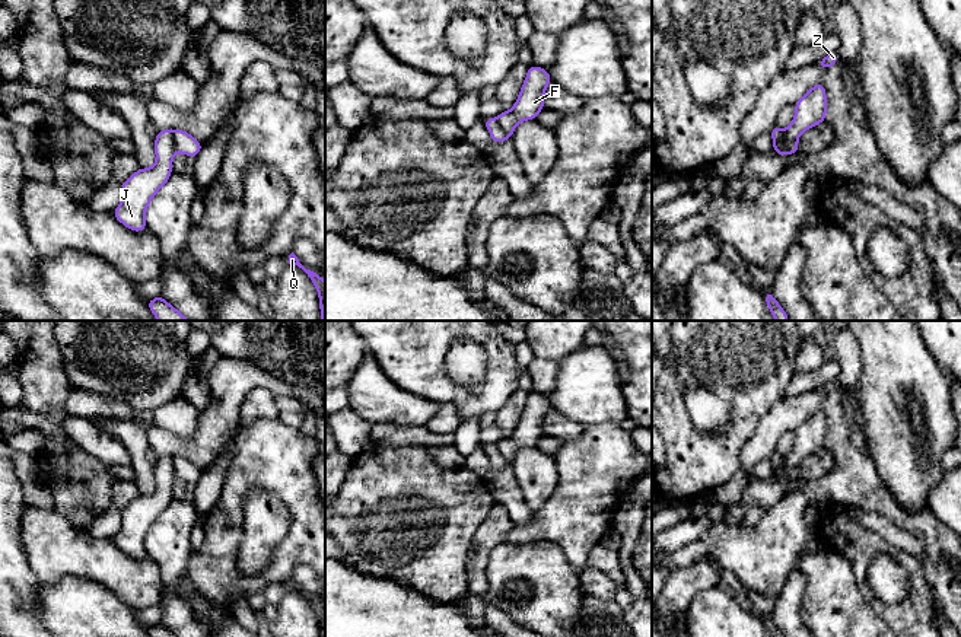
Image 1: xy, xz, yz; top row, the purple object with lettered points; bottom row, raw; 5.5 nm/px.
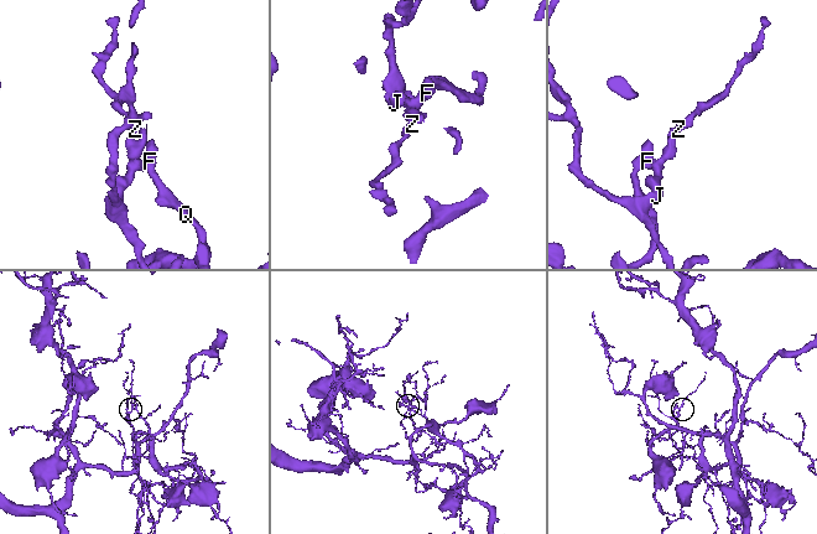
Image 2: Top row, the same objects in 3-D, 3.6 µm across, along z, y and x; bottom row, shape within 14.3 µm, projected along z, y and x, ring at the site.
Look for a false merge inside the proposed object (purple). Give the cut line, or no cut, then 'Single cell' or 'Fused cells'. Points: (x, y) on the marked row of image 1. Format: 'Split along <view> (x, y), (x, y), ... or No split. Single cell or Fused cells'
Split along xy (171, 130), (175, 150). Fused cells

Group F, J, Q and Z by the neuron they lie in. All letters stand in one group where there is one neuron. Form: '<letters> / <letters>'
F Q / J Z

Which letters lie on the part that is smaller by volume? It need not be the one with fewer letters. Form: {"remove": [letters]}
{"remove": ["J", "Z"]}

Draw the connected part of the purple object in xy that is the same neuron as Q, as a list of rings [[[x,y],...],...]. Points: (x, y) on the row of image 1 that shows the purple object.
[[[292,252],[289,255],[289,264],[297,265],[302,268],[308,277],[312,280],[318,294],[319,294],[319,308],[321,308],[321,321],[325,321],[325,281],[316,273],[306,270],[297,259],[297,257]]]

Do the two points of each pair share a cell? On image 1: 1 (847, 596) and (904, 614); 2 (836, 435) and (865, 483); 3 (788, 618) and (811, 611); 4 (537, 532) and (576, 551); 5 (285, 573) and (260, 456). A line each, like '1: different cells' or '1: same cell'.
1: different cells
2: same cell
3: different cells
4: same cell
5: same cell

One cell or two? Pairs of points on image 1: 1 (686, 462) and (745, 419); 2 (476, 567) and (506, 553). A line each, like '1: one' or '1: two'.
1: one
2: two

